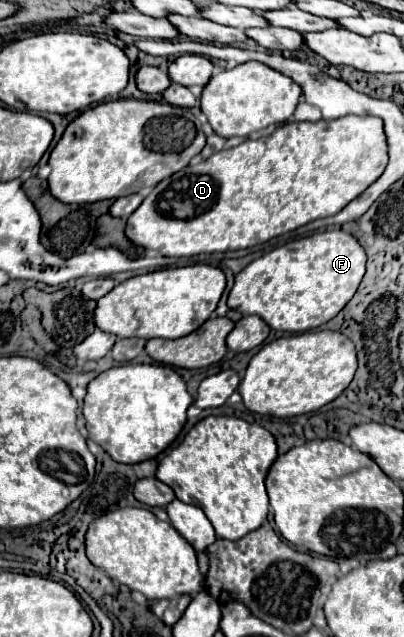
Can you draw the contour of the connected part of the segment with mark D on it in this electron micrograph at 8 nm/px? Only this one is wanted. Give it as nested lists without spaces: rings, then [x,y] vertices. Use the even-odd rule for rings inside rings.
[[[347,115],[333,121],[285,123],[267,137],[247,139],[237,147],[213,153],[209,159],[189,165],[157,183],[143,203],[127,217],[125,235],[131,243],[155,249],[165,257],[247,249],[309,221],[339,213],[383,173],[385,165],[387,141],[379,117]]]

